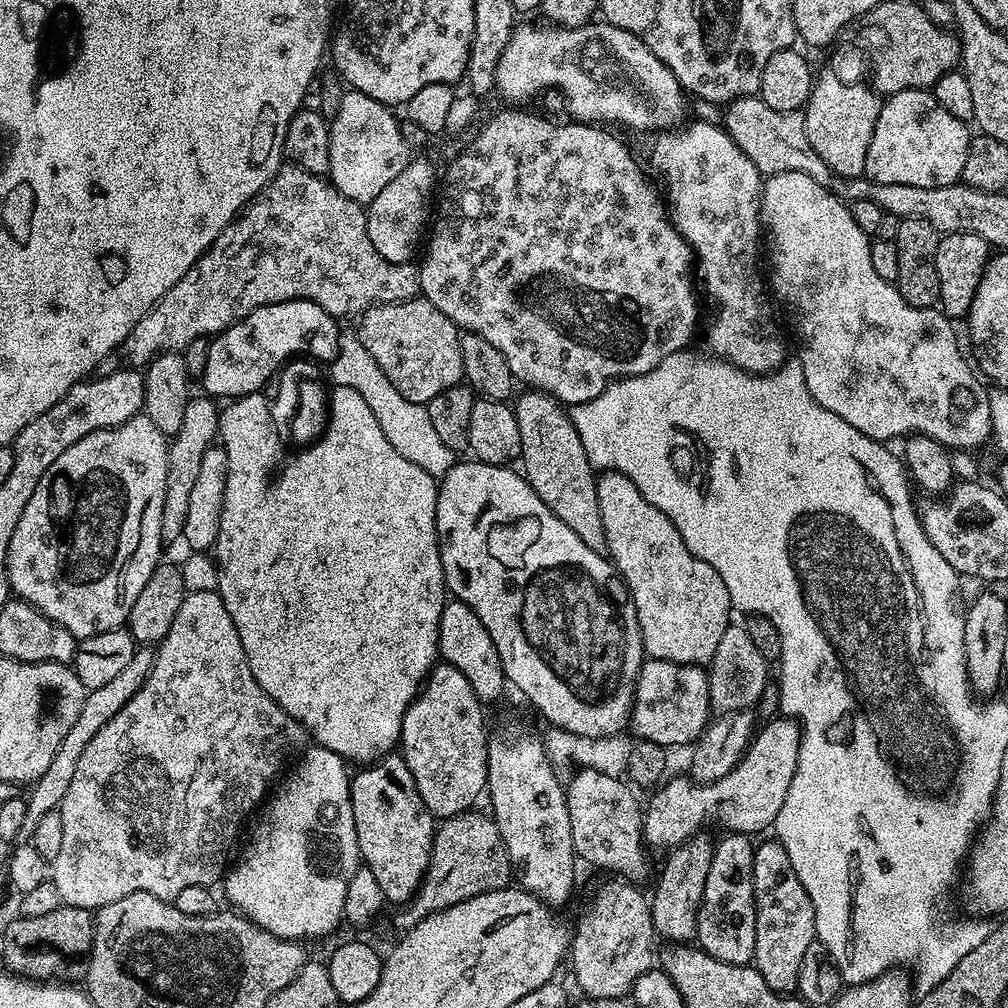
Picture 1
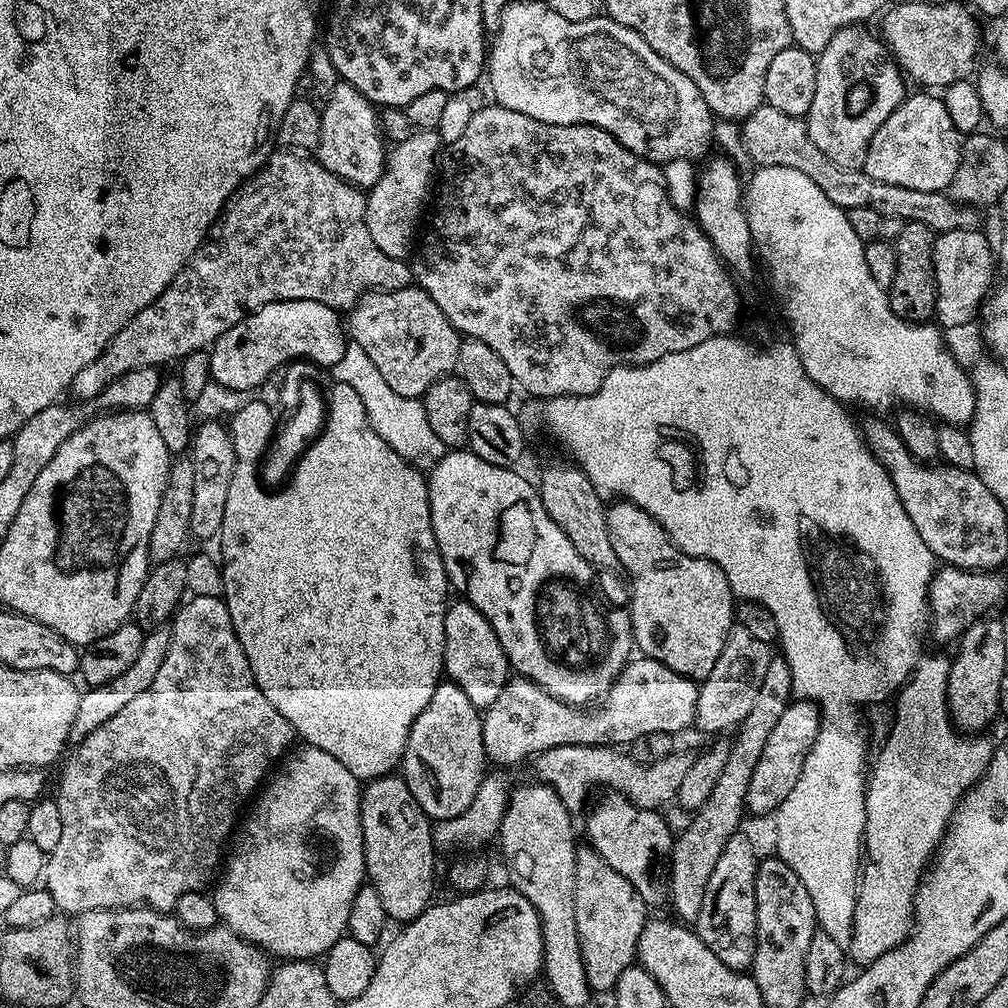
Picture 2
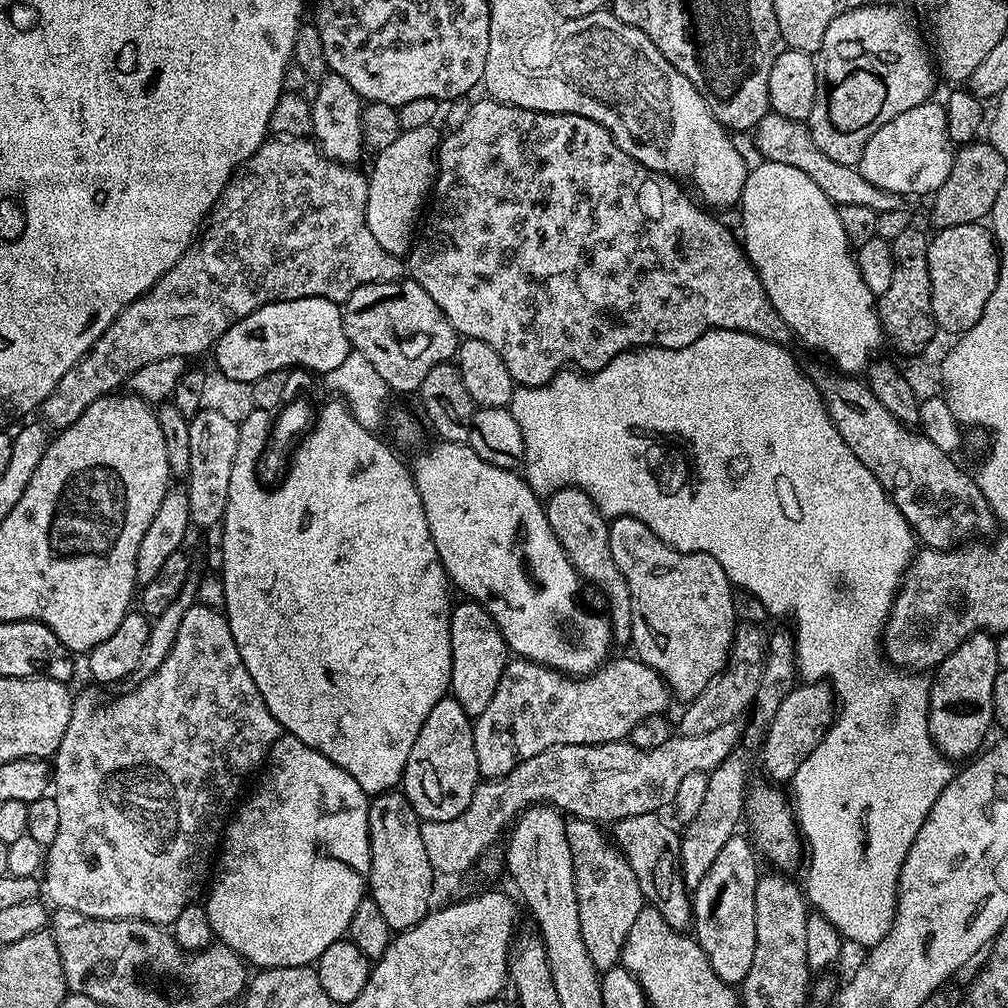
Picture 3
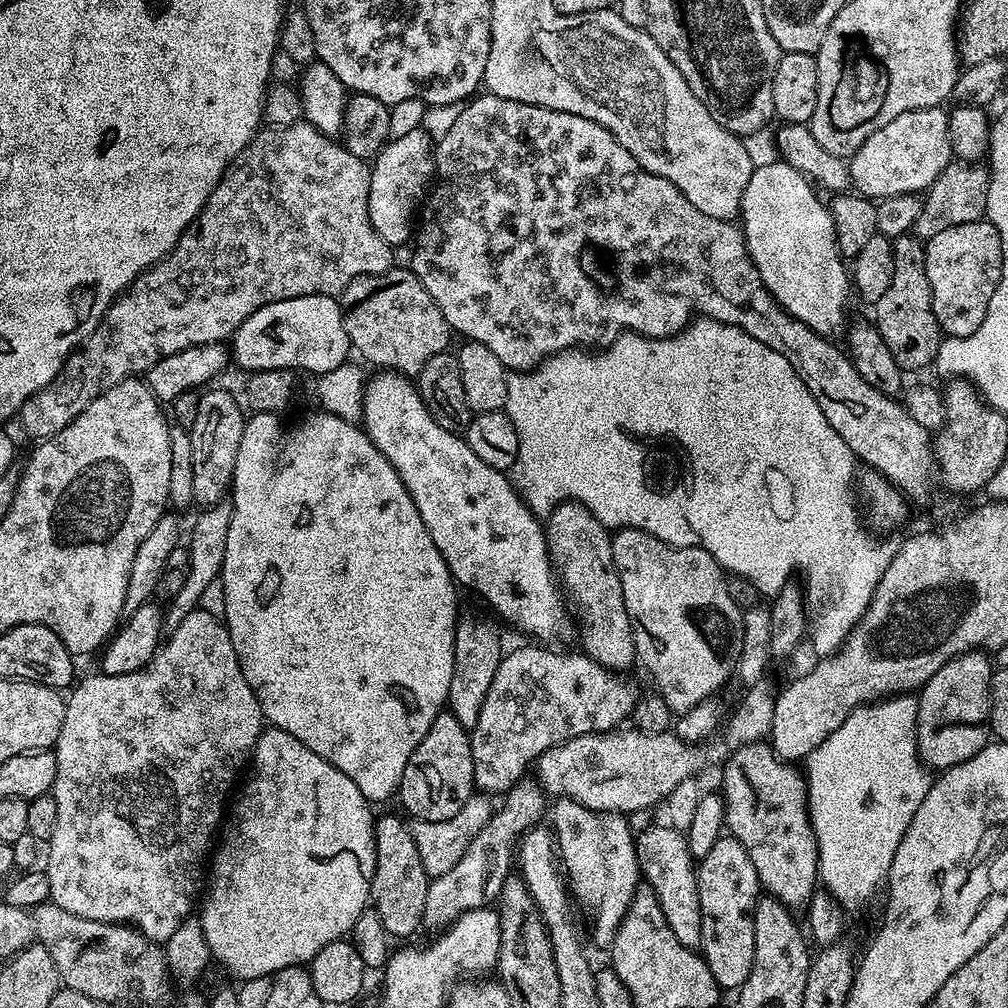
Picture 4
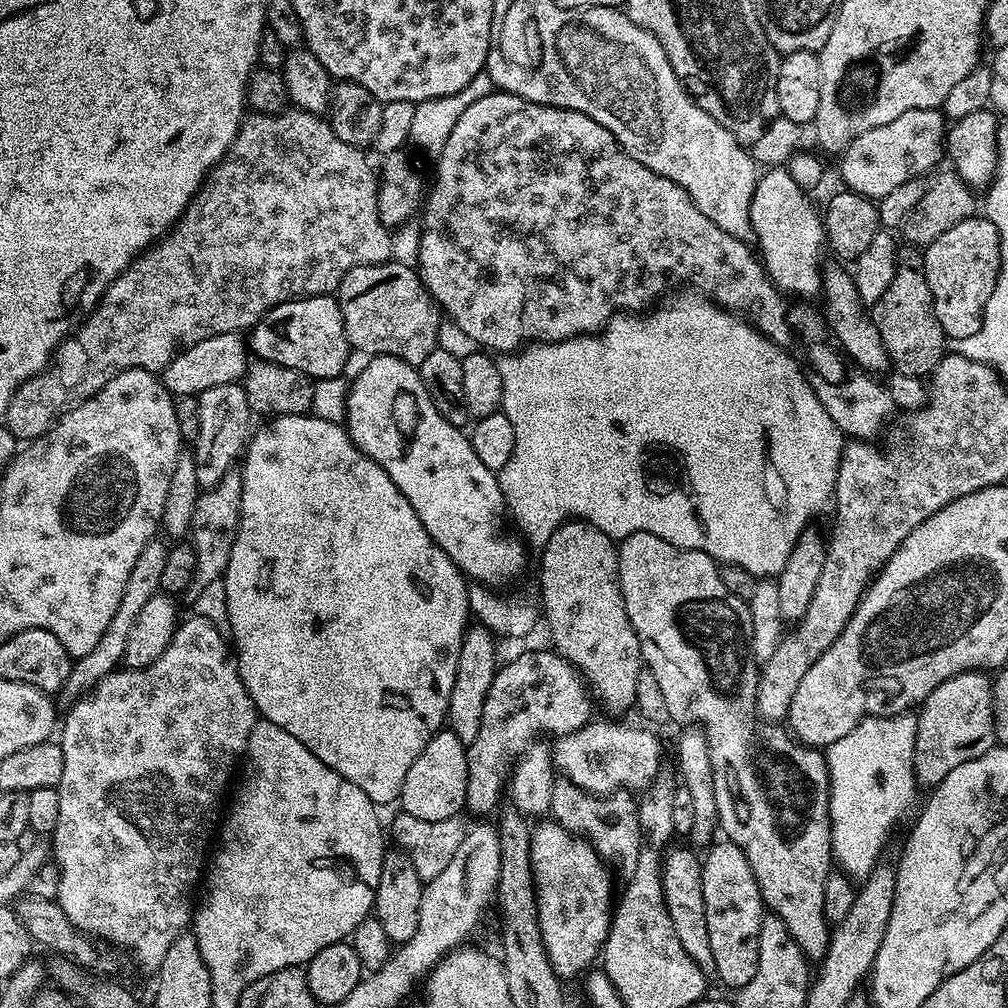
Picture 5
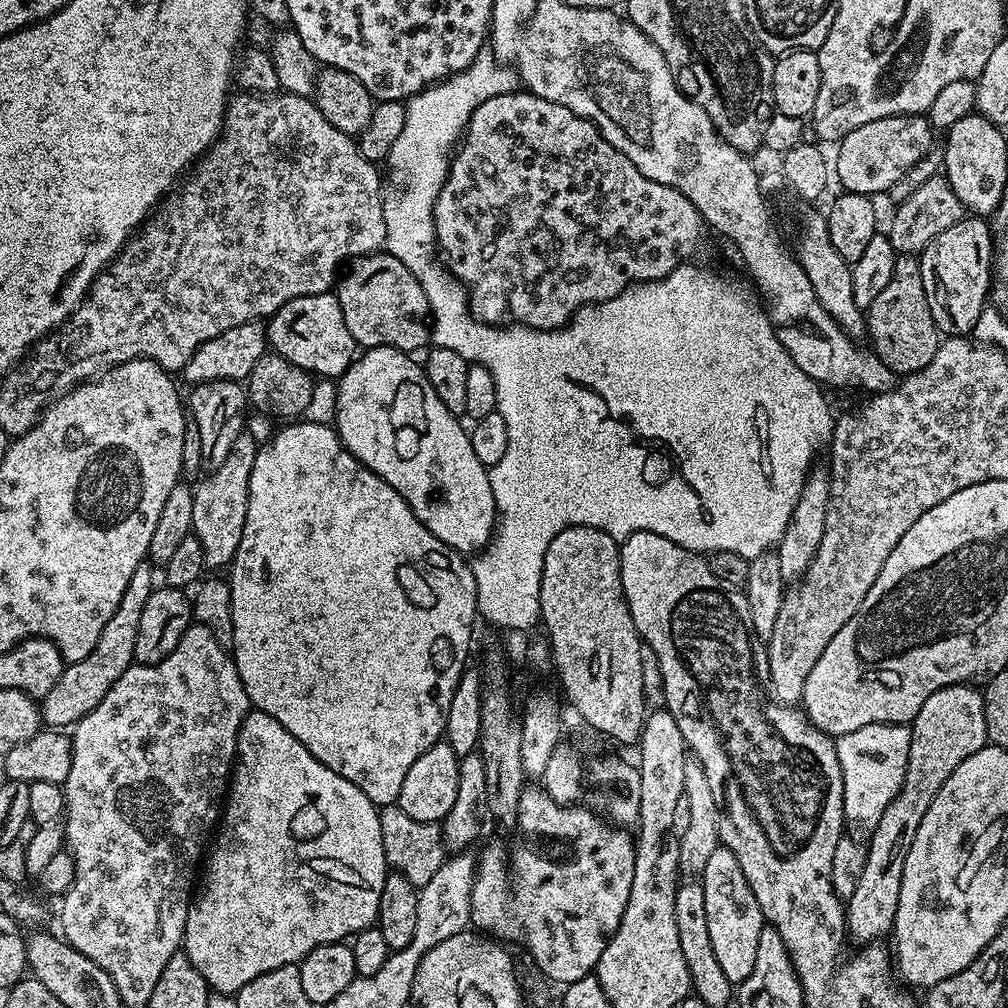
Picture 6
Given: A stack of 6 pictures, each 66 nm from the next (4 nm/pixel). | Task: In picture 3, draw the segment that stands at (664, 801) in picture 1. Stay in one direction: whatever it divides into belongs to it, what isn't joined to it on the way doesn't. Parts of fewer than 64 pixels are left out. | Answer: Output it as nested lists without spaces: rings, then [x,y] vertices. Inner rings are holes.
[[[804,682],[790,694],[786,694],[786,702],[778,706],[778,714],[774,714],[774,722],[762,745],[767,779],[772,782],[791,781],[798,766],[802,766],[805,758],[820,745],[822,738],[828,733],[837,711],[837,701],[827,683]]]

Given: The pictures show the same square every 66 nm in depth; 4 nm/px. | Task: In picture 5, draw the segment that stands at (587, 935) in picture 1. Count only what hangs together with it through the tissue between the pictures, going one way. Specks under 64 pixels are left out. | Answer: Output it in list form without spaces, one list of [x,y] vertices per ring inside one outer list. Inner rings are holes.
[[[563,778],[552,781],[550,790],[550,816],[556,823],[561,824],[574,836],[579,836],[591,844],[592,849],[600,855],[600,859],[607,862],[613,869],[620,868],[621,877],[627,878],[634,874],[634,866],[638,866],[638,854],[642,843],[642,833],[638,822],[638,800],[633,793],[621,790],[607,796],[596,796],[593,792],[582,790]]]

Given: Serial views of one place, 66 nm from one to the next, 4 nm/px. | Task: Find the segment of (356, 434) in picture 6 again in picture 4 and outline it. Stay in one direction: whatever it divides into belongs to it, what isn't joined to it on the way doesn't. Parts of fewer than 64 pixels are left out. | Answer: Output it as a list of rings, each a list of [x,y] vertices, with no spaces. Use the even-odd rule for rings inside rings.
[[[387,370],[376,375],[380,376],[373,380],[371,377],[364,389],[362,427],[374,446],[378,446],[382,454],[386,454],[394,470],[398,470],[410,498],[414,498],[414,506],[418,506],[418,514],[422,514],[422,522],[426,522],[426,530],[430,530],[430,538],[434,538],[434,546],[438,546],[438,554],[442,554],[450,570],[453,581],[461,589],[469,588],[470,591],[477,592],[501,621],[504,619],[506,623],[513,624],[518,631],[525,632],[528,638],[535,638],[540,642],[570,639],[574,620],[554,575],[552,559],[548,557],[545,525],[525,504],[516,491],[515,484],[497,468],[486,466],[486,462],[482,462],[482,458],[478,458],[478,454],[470,450],[463,435],[442,430],[442,426],[438,426],[420,396],[419,387],[409,377]]]

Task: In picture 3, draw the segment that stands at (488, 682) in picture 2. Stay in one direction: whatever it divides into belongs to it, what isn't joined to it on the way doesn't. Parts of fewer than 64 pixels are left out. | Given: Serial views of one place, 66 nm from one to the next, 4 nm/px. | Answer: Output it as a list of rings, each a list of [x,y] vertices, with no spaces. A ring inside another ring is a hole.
[[[467,598],[461,601],[461,604],[453,607],[450,618],[450,695],[456,699],[458,706],[462,706],[462,710],[466,710],[468,716],[475,718],[486,710],[486,706],[490,706],[490,698],[494,698],[494,690],[498,690],[510,653],[502,630],[498,630],[494,618],[486,614],[484,607]]]

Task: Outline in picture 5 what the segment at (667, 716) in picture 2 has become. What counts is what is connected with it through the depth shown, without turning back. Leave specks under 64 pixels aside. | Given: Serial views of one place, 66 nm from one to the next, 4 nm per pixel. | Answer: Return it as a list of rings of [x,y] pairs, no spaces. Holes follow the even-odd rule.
[[[547,651],[524,652],[496,669],[496,677],[486,694],[478,738],[467,745],[464,806],[469,813],[484,816],[501,807],[500,794],[503,790],[505,793],[516,761],[530,745],[543,737],[540,736],[543,732],[559,738],[593,719],[594,700],[589,685],[574,665],[563,660],[556,651]]]

